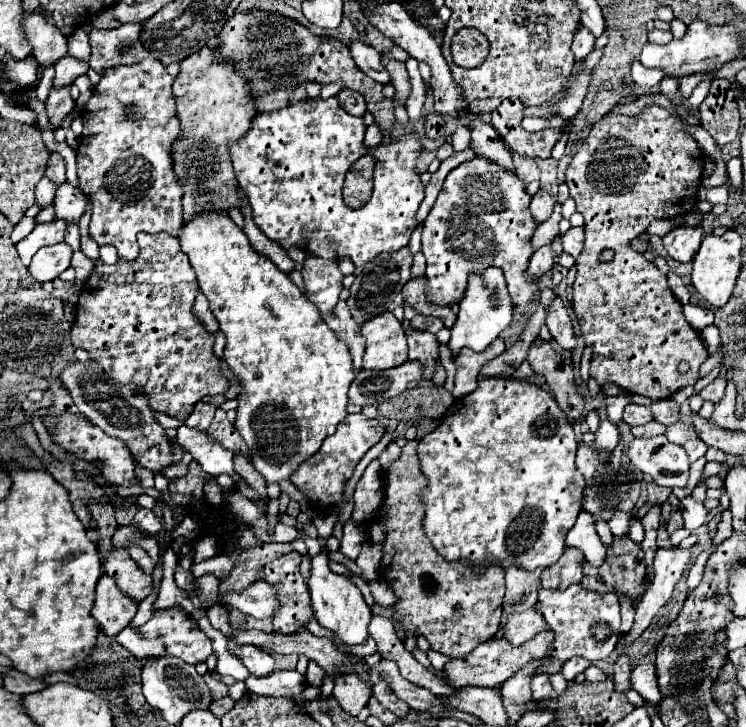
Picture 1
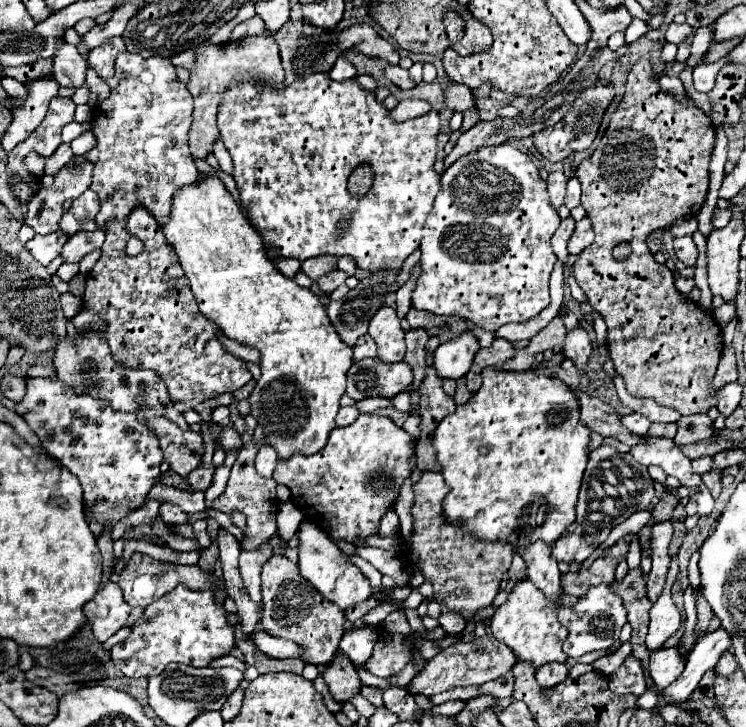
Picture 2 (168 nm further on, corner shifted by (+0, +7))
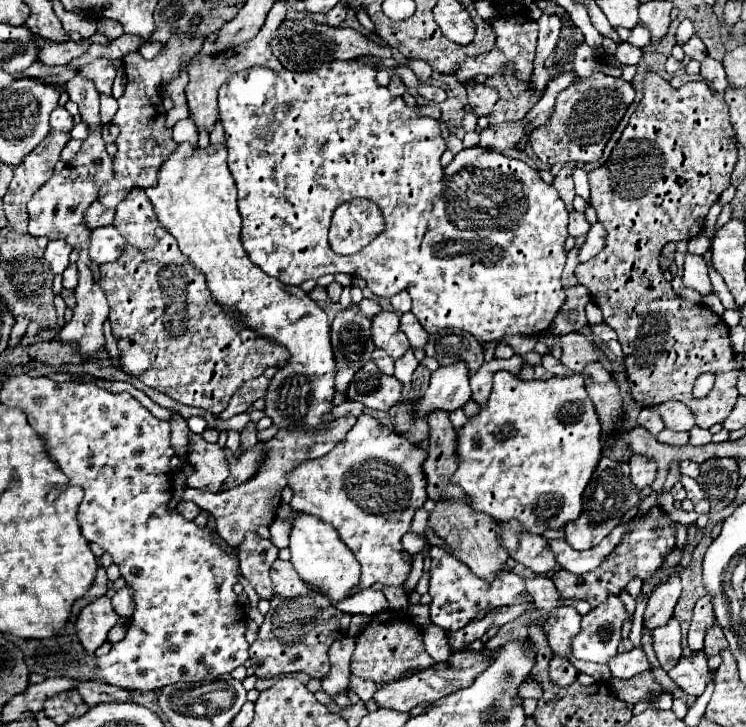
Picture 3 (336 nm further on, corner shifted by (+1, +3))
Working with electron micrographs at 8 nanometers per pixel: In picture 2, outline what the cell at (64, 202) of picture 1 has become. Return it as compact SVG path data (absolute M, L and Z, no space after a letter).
M87 189L81 197L77 197L69 211L65 211L61 219L61 227L67 235L75 235L79 231L95 231L95 215L99 213L99 197L95 191Z

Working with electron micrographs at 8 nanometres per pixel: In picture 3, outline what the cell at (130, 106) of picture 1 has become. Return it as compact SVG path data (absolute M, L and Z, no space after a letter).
M188 35L172 37L164 45L162 53L152 61L146 61L138 51L124 55L124 71L126 71L128 83L126 83L124 95L118 99L120 107L112 119L112 125L120 127L120 135L116 139L118 151L112 159L114 177L112 181L104 183L104 189L100 189L100 195L98 195L98 201L104 207L114 209L130 193L132 187L148 189L156 185L156 177L164 159L168 159L168 155L172 155L172 151L178 145L172 139L172 129L166 127L166 109L162 105L160 85L166 85L174 77L178 77L180 65L188 61L202 47L202 41L204 37L188 37Z

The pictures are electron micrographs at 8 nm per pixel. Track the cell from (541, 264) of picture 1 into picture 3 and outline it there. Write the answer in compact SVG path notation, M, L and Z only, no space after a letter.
M572 211L572 213L570 213L570 223L568 223L568 235L578 239L578 237L586 235L588 229L590 229L590 223L586 221L584 213L576 213L576 211Z

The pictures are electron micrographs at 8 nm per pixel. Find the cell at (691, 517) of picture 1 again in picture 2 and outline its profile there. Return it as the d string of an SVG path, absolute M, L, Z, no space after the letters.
M647 439L631 449L631 455L641 465L659 465L667 475L673 475L681 485L691 489L691 497L699 503L699 515L705 517L713 509L713 497L701 477L691 469L691 459L687 459L681 449L671 439Z

